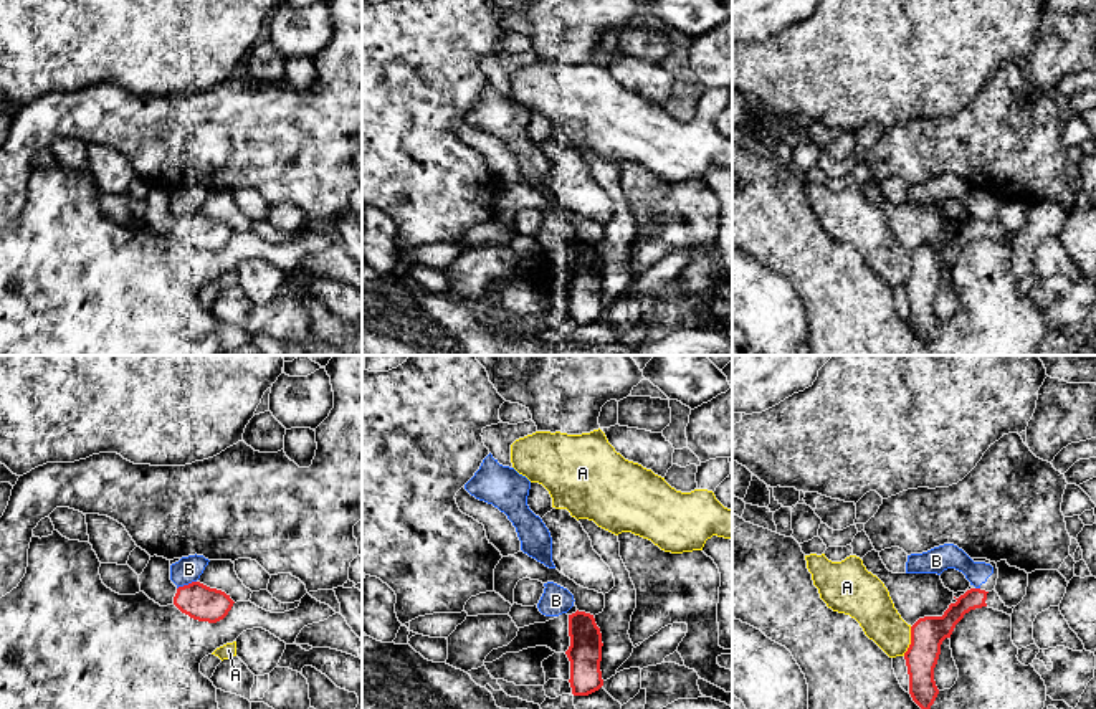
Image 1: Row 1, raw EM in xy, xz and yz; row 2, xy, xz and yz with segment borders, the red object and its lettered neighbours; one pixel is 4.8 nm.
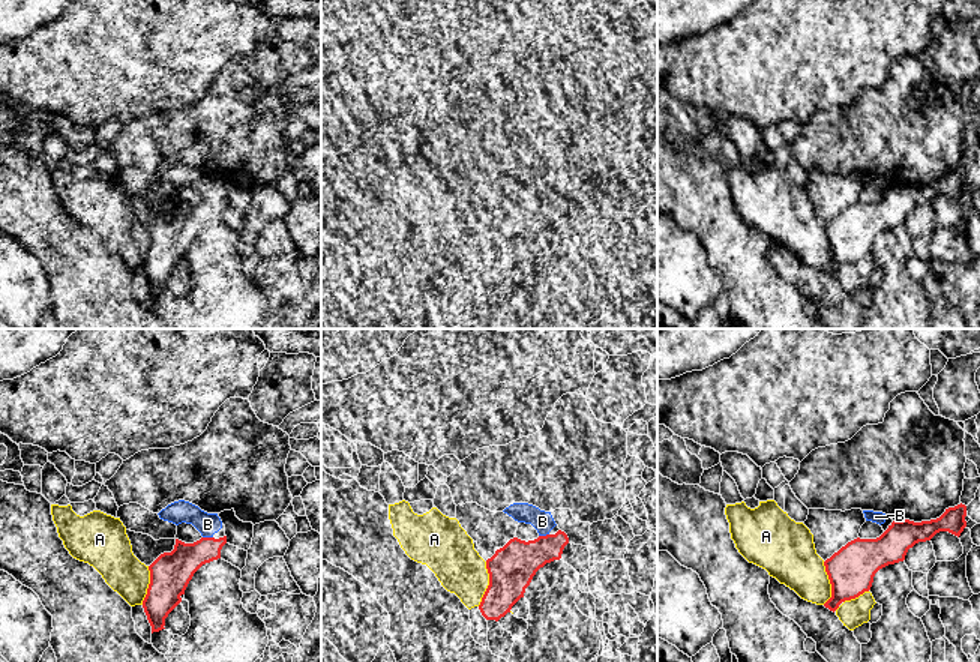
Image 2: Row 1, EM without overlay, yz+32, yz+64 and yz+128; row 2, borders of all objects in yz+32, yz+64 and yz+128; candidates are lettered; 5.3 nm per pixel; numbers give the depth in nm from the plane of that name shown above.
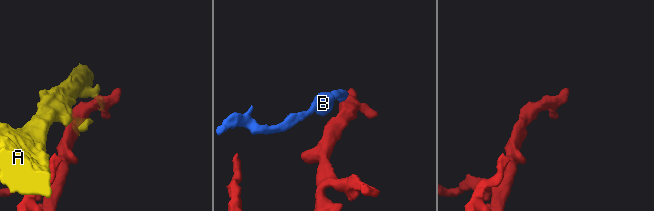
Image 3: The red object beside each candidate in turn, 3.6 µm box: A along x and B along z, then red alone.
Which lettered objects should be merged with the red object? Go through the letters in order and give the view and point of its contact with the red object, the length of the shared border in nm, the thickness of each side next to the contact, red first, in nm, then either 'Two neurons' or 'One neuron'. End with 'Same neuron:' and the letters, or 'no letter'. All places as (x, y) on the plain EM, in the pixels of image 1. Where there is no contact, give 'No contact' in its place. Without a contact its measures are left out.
A: Touches red at yz (911, 271). Shared border 150 nm. Thickness 160 nm (red) against 200 nm. Two neurons
B: Touches red at xy (185, 215). Shared border 100 nm. Thickness 170 nm (red) against 130 nm. One neuron
Same neuron: B

